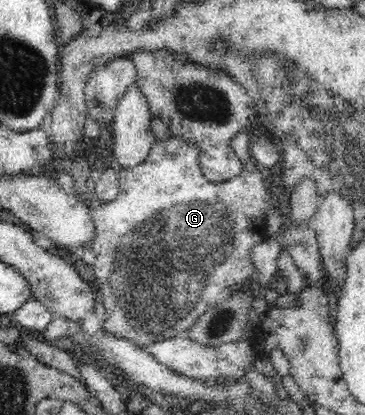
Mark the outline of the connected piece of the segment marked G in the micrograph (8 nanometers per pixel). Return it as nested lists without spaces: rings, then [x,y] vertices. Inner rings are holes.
[[[247,132],[238,133],[231,147],[243,164],[240,175],[222,183],[212,183],[200,171],[196,146],[181,141],[180,137],[156,141],[144,162],[118,171],[118,195],[94,209],[94,279],[104,293],[102,299],[110,299],[106,305],[104,331],[112,337],[144,349],[151,343],[181,335],[214,303],[218,293],[230,285],[247,283],[254,273],[248,255],[267,234],[266,211],[274,193],[264,185],[264,177],[250,157]],[[114,299],[124,299],[124,307]]]

